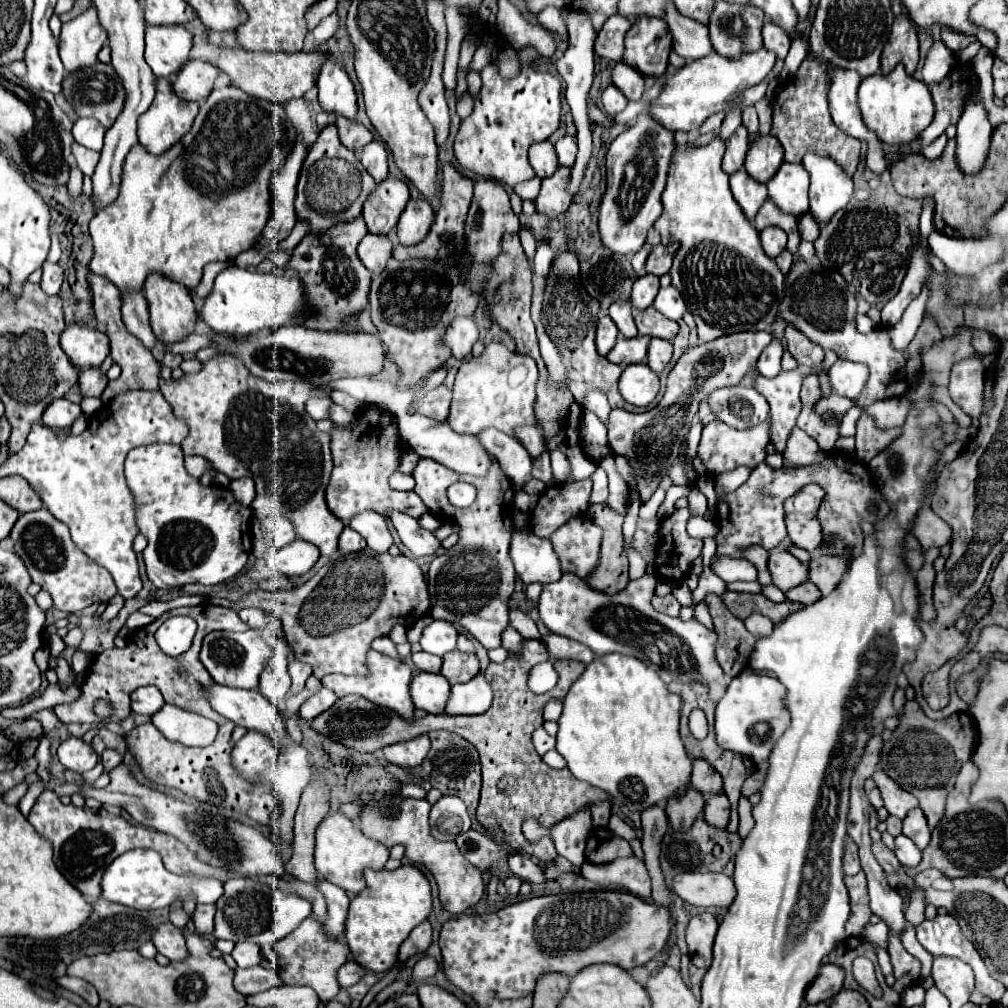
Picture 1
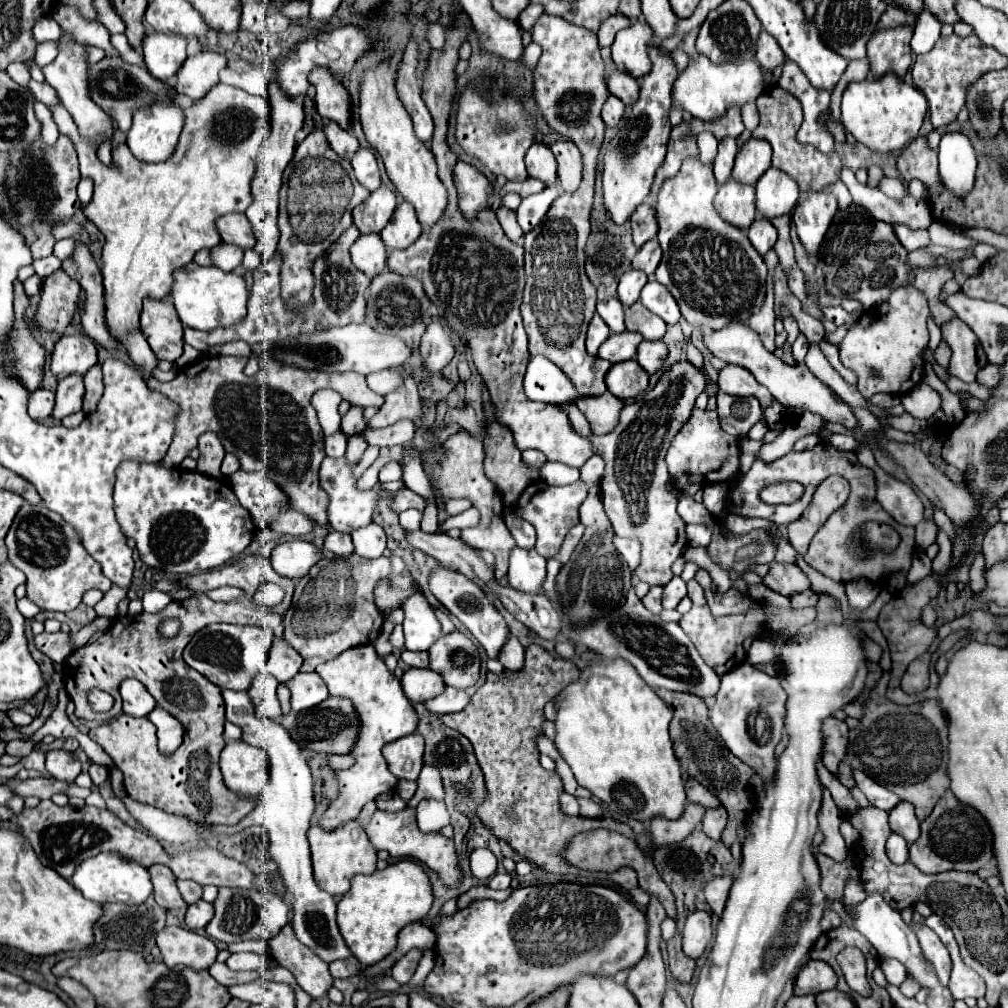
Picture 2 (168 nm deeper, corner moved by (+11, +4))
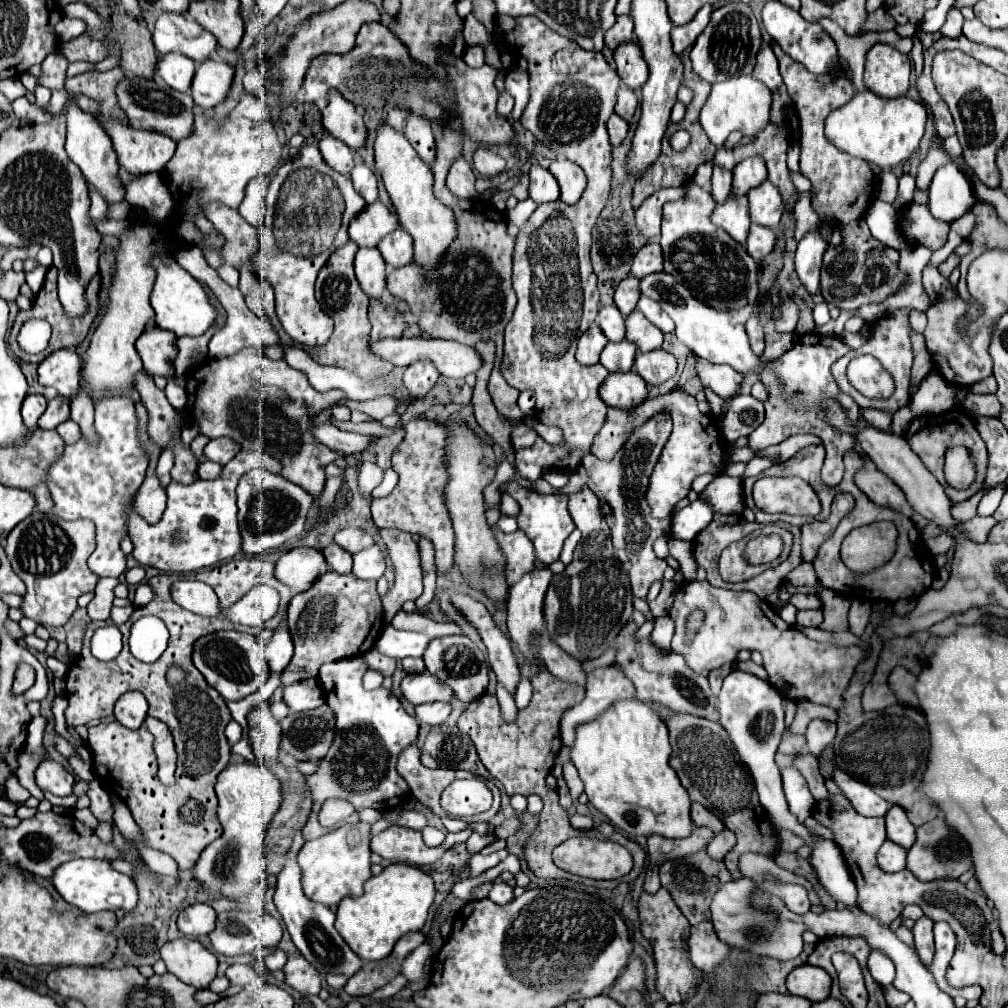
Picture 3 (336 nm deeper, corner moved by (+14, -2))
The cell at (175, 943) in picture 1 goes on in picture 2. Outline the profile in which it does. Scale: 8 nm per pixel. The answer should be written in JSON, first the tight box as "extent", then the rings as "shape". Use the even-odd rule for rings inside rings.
{"extent":[155,927,217,969],"shape":[[[163,927],[155,935],[155,941],[169,967],[187,965],[191,969],[209,969],[217,957],[215,943],[189,929]]]}

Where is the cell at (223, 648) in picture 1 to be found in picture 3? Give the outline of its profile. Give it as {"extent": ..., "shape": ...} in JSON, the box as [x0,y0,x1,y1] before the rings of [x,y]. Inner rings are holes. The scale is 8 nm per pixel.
{"extent":[194,631,270,701],"shape":[[[216,631],[210,635],[204,635],[194,645],[194,665],[200,669],[200,673],[206,677],[206,681],[226,699],[226,701],[240,701],[248,695],[252,695],[256,689],[260,689],[268,675],[270,667],[264,655],[264,645],[248,633],[238,631]]]}

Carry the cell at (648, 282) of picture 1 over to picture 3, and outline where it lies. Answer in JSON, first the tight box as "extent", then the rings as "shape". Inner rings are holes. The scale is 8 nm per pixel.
{"extent":[614,277,640,317],"shape":[[[626,277],[614,293],[614,305],[620,309],[620,313],[626,317],[636,309],[636,303],[640,299],[640,287],[638,287],[638,279],[636,277]]]}

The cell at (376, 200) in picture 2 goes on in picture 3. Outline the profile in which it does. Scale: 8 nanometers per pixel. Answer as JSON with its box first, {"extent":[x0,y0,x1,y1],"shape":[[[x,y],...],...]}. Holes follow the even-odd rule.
{"extent":[348,201,398,247],"shape":[[[376,201],[366,205],[364,211],[352,219],[348,233],[358,247],[376,247],[384,235],[392,233],[398,227],[398,217],[382,203]]]}

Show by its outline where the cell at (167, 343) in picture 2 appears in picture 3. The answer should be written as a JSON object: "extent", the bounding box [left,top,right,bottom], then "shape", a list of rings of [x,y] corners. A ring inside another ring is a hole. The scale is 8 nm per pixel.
{"extent":[136,327,178,377],"shape":[[[160,327],[144,331],[136,341],[136,351],[148,375],[160,375],[160,377],[174,375],[174,359],[178,355],[178,347],[176,347],[176,335],[172,335],[172,331]]]}

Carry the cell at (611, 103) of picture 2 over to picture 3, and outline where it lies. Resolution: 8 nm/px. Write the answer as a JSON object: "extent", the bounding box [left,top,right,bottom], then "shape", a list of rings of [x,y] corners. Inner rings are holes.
{"extent":[608,113,628,147],"shape":[[[614,113],[614,115],[608,119],[608,133],[610,133],[610,143],[612,143],[612,147],[618,147],[618,145],[626,139],[626,135],[628,135],[628,123]]]}

